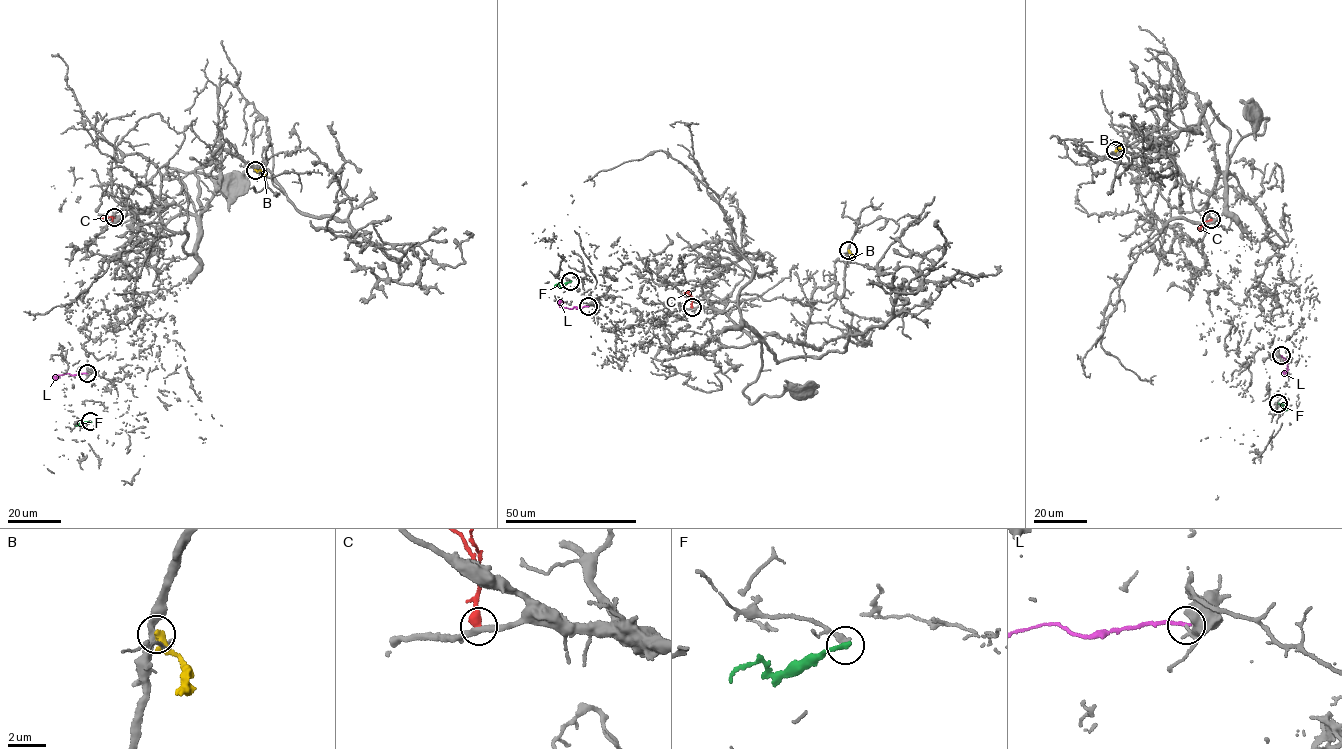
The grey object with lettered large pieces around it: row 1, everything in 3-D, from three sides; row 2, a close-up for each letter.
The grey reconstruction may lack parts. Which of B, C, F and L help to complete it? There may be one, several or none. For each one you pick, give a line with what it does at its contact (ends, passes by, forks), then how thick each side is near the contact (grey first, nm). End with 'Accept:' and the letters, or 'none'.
Accept: none

